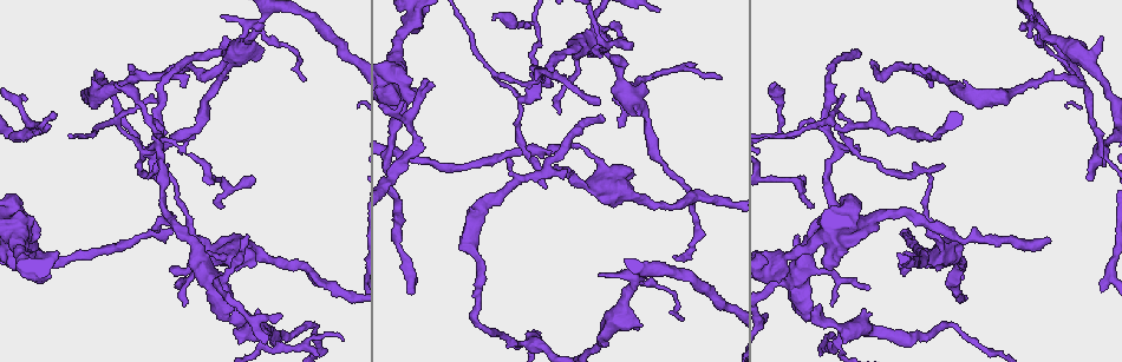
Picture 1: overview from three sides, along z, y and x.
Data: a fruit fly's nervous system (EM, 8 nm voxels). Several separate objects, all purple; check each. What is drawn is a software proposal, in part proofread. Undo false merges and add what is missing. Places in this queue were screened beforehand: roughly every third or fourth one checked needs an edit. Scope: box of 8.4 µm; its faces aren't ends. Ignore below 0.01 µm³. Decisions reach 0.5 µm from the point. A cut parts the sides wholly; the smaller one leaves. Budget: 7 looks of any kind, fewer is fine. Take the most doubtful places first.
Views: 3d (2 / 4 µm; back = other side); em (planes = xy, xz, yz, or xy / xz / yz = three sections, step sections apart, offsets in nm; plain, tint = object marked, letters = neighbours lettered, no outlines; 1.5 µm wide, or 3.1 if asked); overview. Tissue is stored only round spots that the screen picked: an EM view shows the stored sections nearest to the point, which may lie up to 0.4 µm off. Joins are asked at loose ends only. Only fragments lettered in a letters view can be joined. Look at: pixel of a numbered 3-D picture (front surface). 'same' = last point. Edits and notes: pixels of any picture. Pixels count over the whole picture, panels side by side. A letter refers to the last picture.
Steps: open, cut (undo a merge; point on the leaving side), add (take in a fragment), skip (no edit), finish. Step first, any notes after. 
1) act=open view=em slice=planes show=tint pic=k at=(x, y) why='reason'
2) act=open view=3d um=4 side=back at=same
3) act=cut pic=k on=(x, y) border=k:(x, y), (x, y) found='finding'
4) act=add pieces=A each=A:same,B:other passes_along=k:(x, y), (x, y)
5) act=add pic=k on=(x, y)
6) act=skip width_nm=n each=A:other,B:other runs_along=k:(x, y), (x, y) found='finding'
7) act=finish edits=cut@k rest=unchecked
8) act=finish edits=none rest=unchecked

act=open view=em slice=planes show=plain pic=1 at=(801, 282) why='thick turns thin'

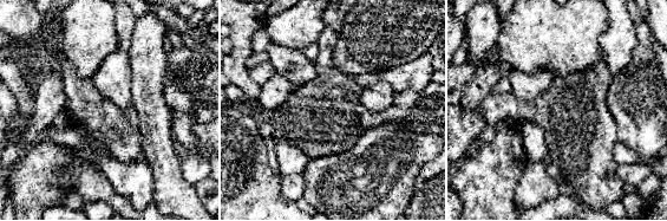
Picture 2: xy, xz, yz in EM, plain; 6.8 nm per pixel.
act=open view=em slice=planes show=letters at=same why='what lies round it'

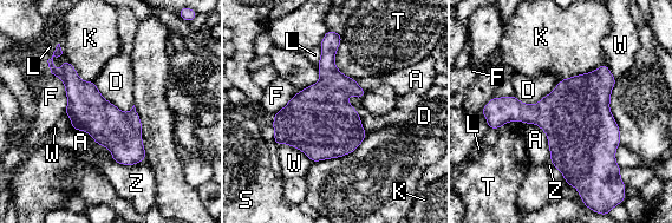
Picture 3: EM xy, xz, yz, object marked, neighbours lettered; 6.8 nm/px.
act=skip each=A:other,D:other,F:other,K:other,L:other,S:other,T:other,W:other,Z:other border=3:(276, 143), (298, 148), (312, 162) found='all the same neuron'

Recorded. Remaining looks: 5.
act=open view=3d um=2 pic=1 at=(874, 61) why='an open end'

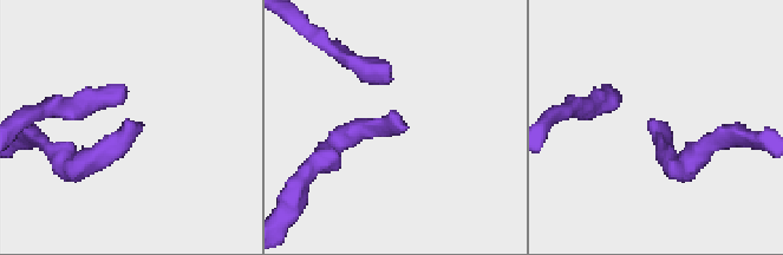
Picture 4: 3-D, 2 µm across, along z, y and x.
act=open view=em slice=xy step=8 show=letters pic=4 at=(651, 121)

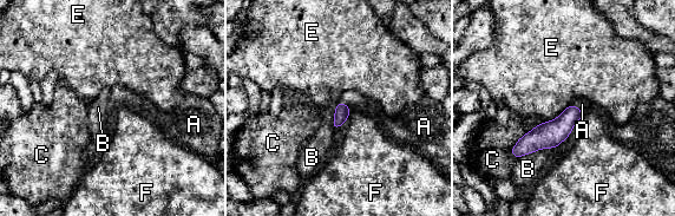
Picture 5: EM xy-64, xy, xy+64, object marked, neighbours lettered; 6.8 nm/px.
act=add pieces=A width_nm=100 each=A:same,B:other,C:other,E:other,F:other passes_along=5:(342, 111), (346, 105), (356, 103) found='the neuron continues'

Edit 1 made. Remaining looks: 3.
act=open view=3d um=2 pic=1 at=(1049, 241) why='long arm stops here'

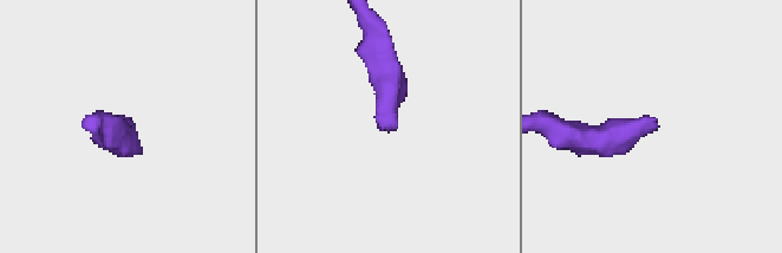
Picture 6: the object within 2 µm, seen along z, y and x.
act=open view=em slice=planes show=letters pic=6 at=(657, 124)

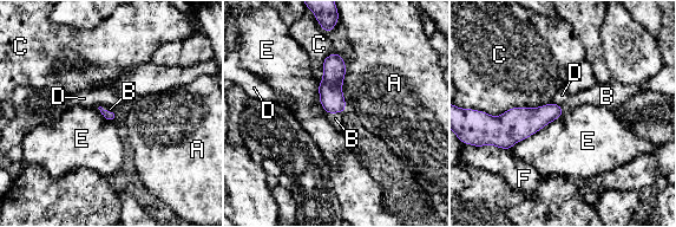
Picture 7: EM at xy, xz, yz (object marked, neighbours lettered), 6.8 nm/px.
act=add pieces=B each=A:other,B:same,C:other,D:other,E:other,F:other passes_along=7:(330, 88), (335, 112), (335, 118) found='the neuron continues'

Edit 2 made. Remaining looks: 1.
act=finish edits=add@5,add@7 rest=unchecked

